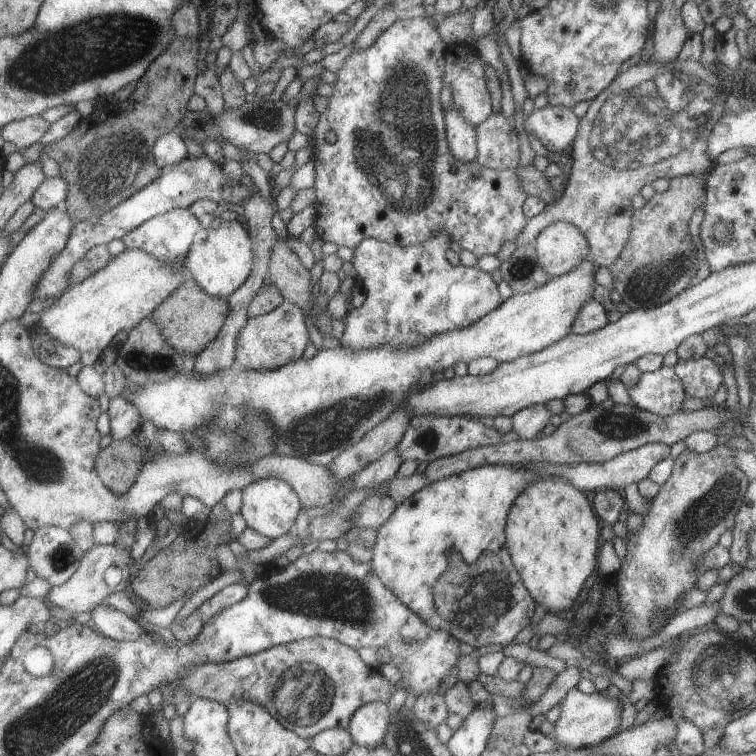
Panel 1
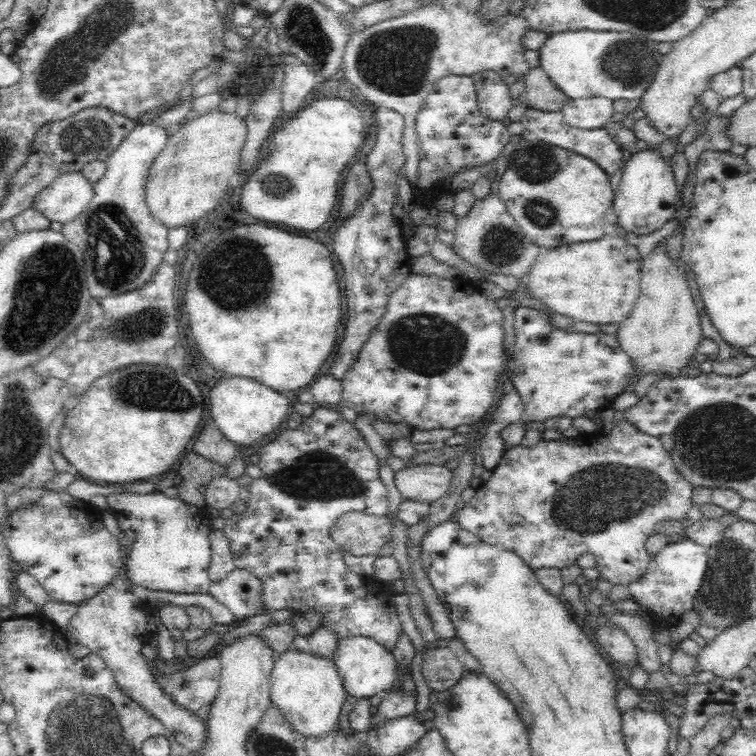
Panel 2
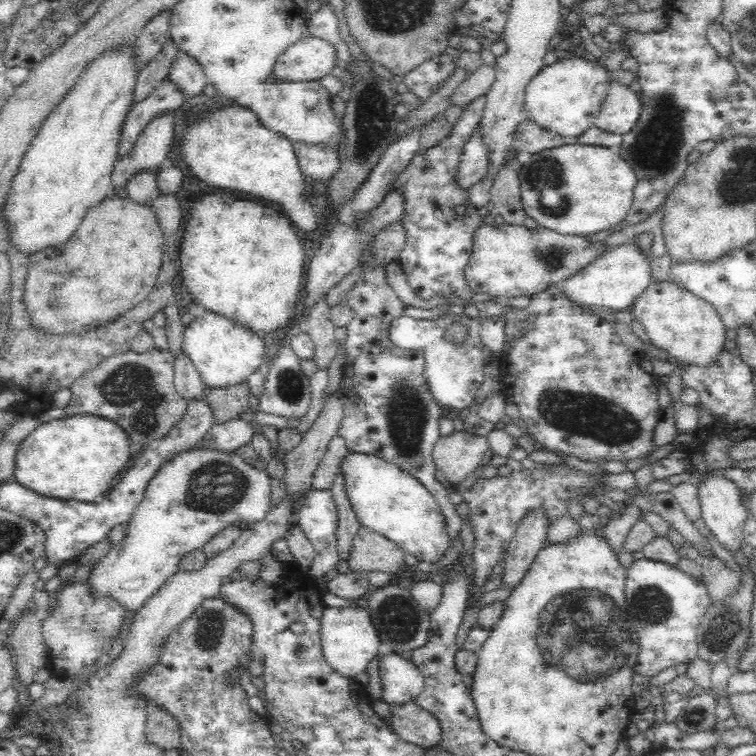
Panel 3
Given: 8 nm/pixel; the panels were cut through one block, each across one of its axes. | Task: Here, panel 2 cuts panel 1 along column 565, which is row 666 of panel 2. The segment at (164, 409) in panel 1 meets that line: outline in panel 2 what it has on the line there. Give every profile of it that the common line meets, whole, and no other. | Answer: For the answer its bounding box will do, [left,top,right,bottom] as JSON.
[269,649,347,738]

